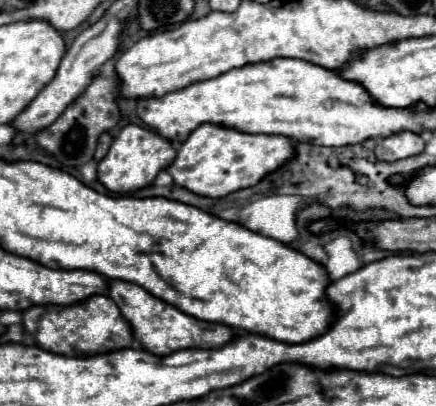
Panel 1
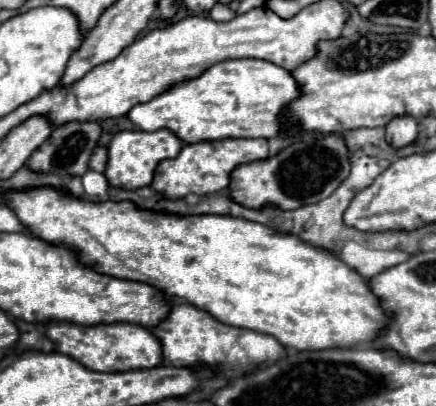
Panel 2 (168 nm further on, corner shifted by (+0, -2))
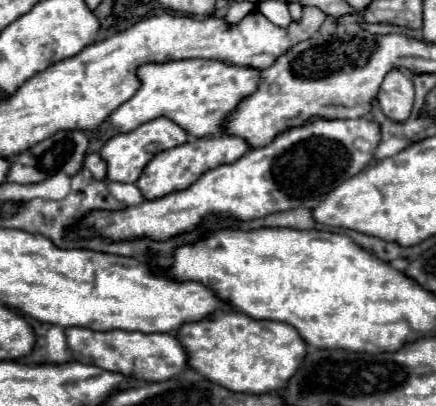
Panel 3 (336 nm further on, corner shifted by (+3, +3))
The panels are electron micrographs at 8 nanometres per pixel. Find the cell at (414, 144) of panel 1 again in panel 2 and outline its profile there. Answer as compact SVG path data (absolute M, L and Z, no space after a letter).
M396 117L386 125L386 141L394 149L412 145L416 137L418 137L418 129L416 129L416 119L412 117Z

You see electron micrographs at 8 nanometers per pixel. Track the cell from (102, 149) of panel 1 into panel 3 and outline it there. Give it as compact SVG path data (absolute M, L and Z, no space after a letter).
M89 154L85 158L85 168L93 174L95 180L105 180L105 162L101 160L99 154Z

